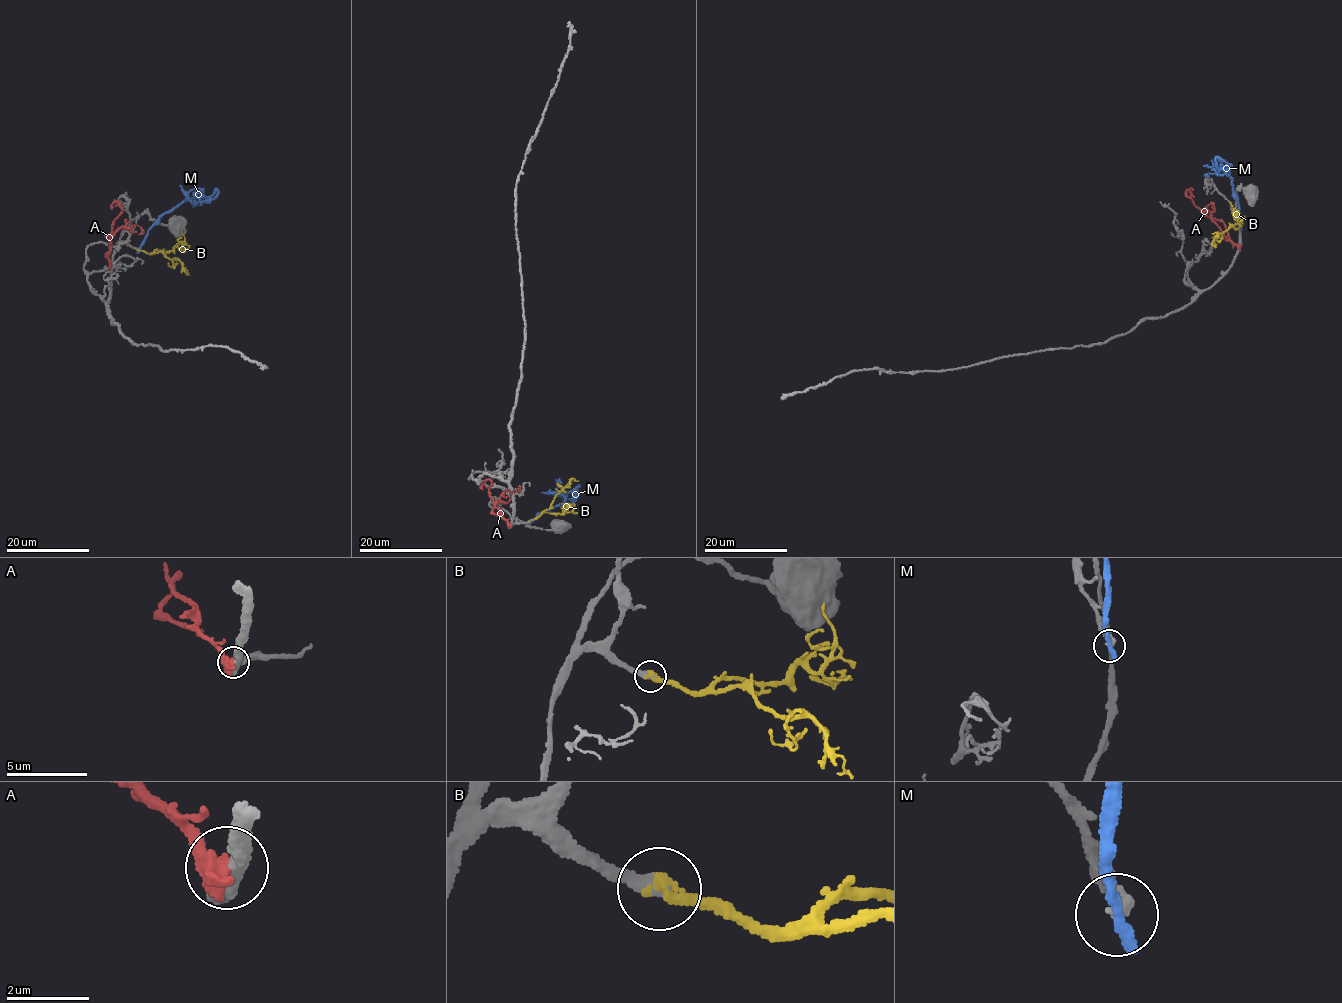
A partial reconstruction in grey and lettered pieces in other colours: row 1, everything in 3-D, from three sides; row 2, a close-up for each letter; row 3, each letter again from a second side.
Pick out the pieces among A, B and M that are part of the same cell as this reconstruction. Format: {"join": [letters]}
{"join": ["B"]}

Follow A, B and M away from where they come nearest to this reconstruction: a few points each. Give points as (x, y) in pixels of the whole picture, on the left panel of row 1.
A: (111, 265), (108, 256), (112, 227), (122, 211), (120, 204), (114, 202), (112, 209)
B: (137, 249), (150, 253), (162, 252), (176, 259), (172, 263), (174, 267), (167, 262)
M: (138, 250), (149, 227), (165, 213), (189, 199), (209, 199), (202, 194), (202, 189), (194, 195), (196, 192)

